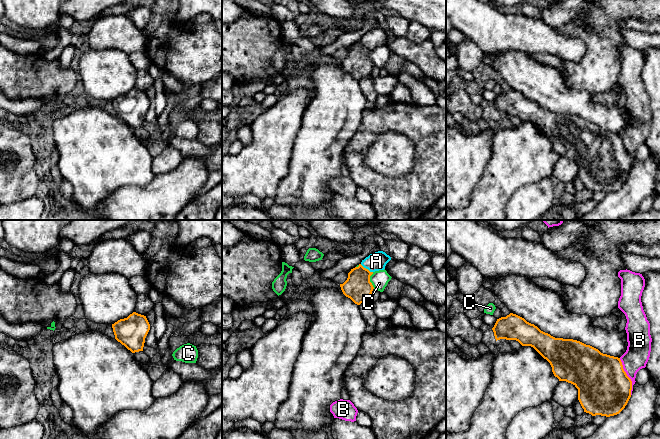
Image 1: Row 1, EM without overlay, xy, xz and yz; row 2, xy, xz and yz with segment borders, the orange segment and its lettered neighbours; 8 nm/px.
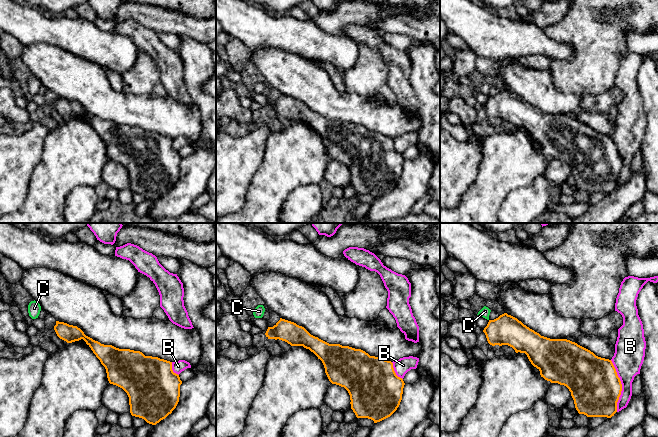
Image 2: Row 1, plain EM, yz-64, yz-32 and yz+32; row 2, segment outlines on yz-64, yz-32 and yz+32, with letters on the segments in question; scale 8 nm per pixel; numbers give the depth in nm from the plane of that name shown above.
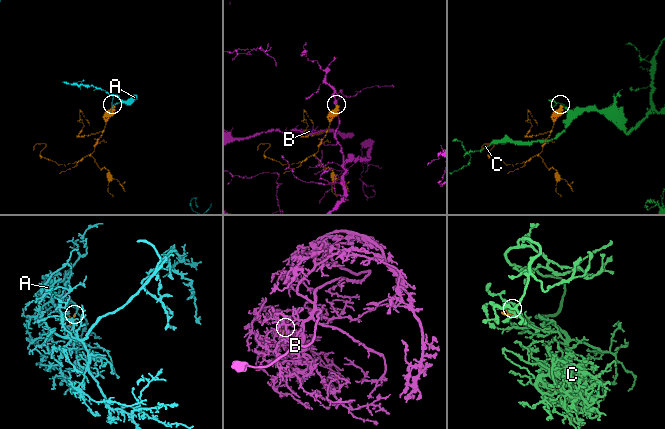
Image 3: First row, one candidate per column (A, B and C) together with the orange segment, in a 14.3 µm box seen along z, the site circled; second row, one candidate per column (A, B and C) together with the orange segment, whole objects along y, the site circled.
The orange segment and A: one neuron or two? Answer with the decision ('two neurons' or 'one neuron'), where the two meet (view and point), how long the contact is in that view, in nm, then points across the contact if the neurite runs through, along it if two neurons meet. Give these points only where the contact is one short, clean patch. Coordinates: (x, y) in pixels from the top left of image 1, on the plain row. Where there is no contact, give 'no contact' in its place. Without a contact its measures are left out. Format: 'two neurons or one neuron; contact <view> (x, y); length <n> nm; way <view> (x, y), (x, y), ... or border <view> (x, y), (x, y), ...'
one neuron; contact xz (365, 44); length 120 nm; way xz (357, 63), (358, 54), (365, 44), (376, 37)

